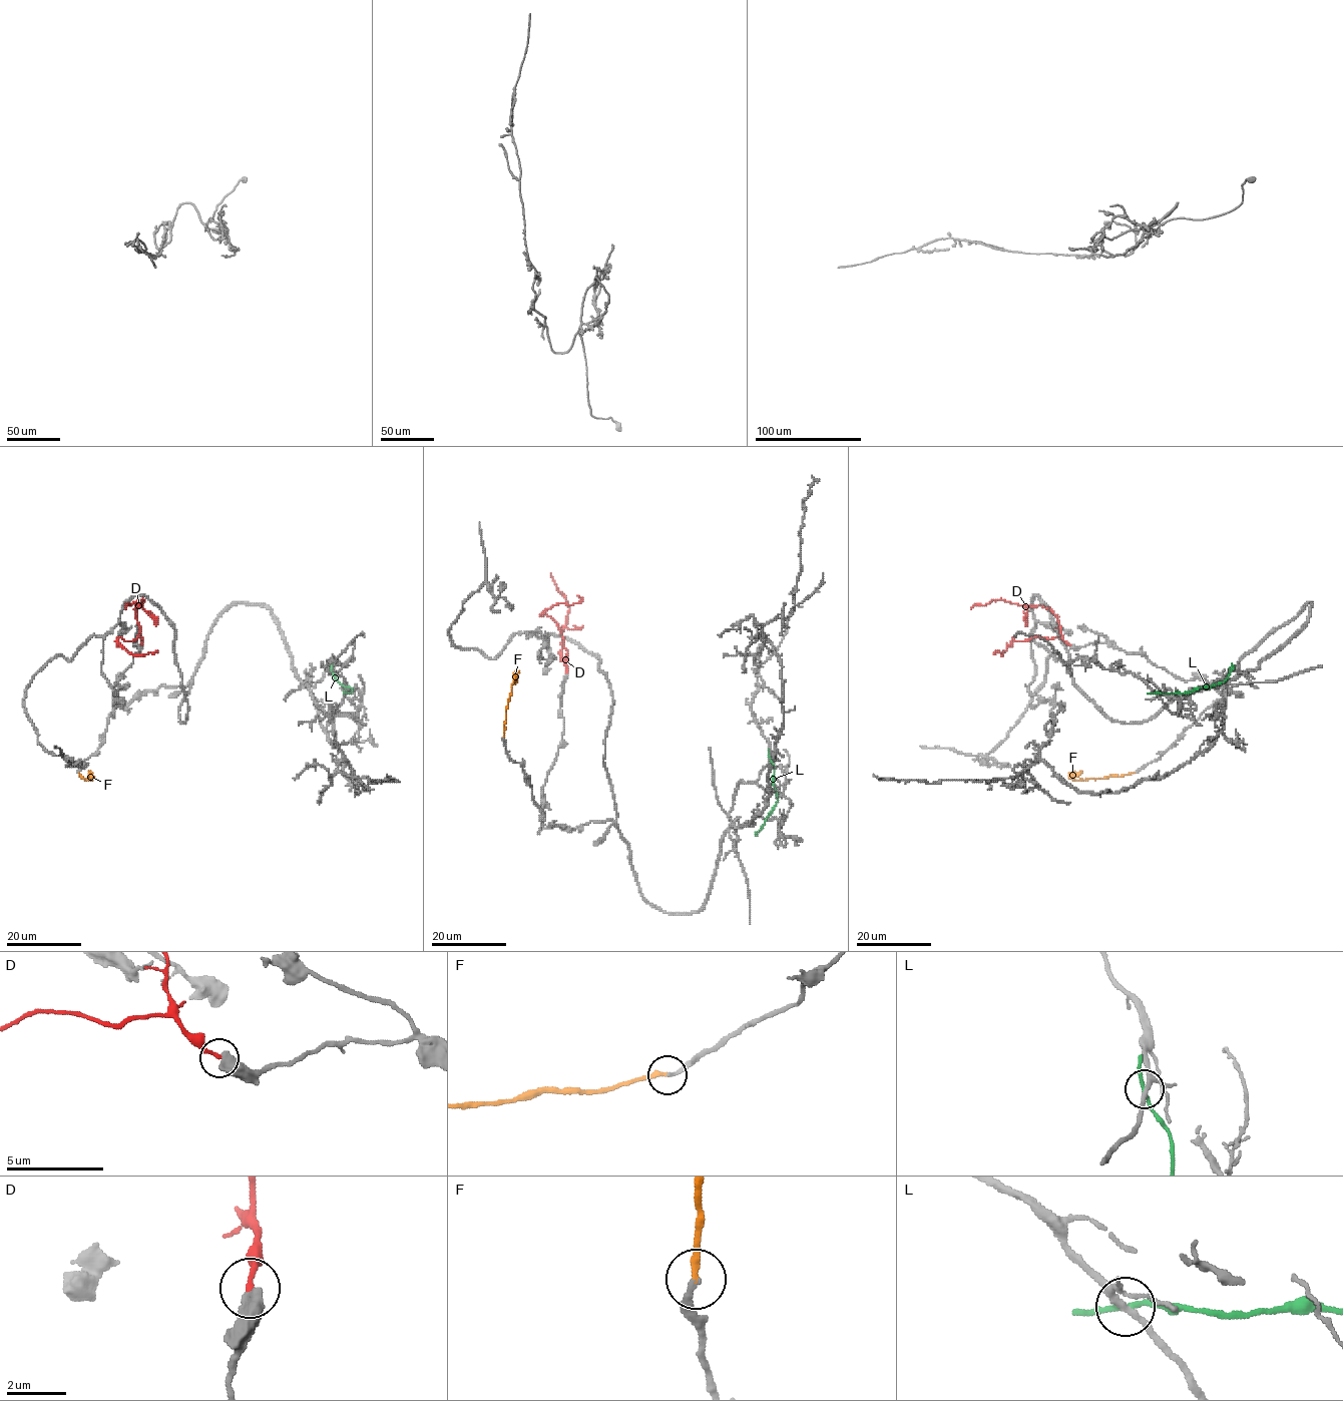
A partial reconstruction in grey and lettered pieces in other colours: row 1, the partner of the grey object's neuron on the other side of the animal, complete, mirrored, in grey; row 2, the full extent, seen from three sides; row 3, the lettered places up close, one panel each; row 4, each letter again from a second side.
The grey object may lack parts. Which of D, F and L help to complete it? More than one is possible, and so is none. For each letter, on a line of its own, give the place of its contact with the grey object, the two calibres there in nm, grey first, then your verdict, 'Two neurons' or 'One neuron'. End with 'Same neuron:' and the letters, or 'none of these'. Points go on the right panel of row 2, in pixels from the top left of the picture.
D: Touches grey at (1070, 645). Thickness 500 nm (grey) against 200 nm. Two neurons
F: Touches grey at (1134, 773). Thickness 170 nm (grey) against 240 nm. One neuron
L: Touches grey at (1155, 692). Thickness 190 nm (grey) against 160 nm. Two neurons
Same neuron: F

